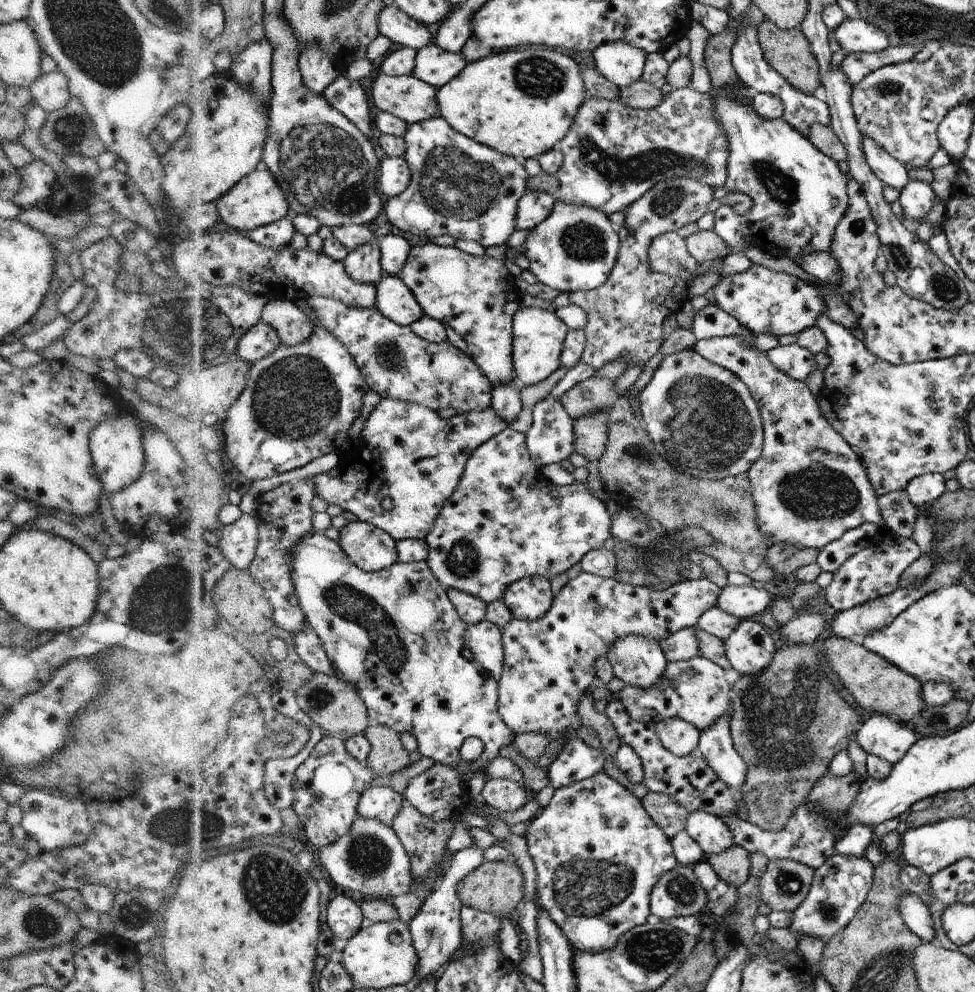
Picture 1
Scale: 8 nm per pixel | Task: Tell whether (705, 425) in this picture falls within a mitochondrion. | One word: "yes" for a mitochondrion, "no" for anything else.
yes

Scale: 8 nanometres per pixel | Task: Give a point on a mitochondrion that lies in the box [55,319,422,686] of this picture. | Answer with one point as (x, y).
(294, 398)

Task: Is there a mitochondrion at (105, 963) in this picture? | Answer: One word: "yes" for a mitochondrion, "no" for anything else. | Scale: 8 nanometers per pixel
no

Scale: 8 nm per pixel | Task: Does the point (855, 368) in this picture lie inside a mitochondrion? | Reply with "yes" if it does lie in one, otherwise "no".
no

